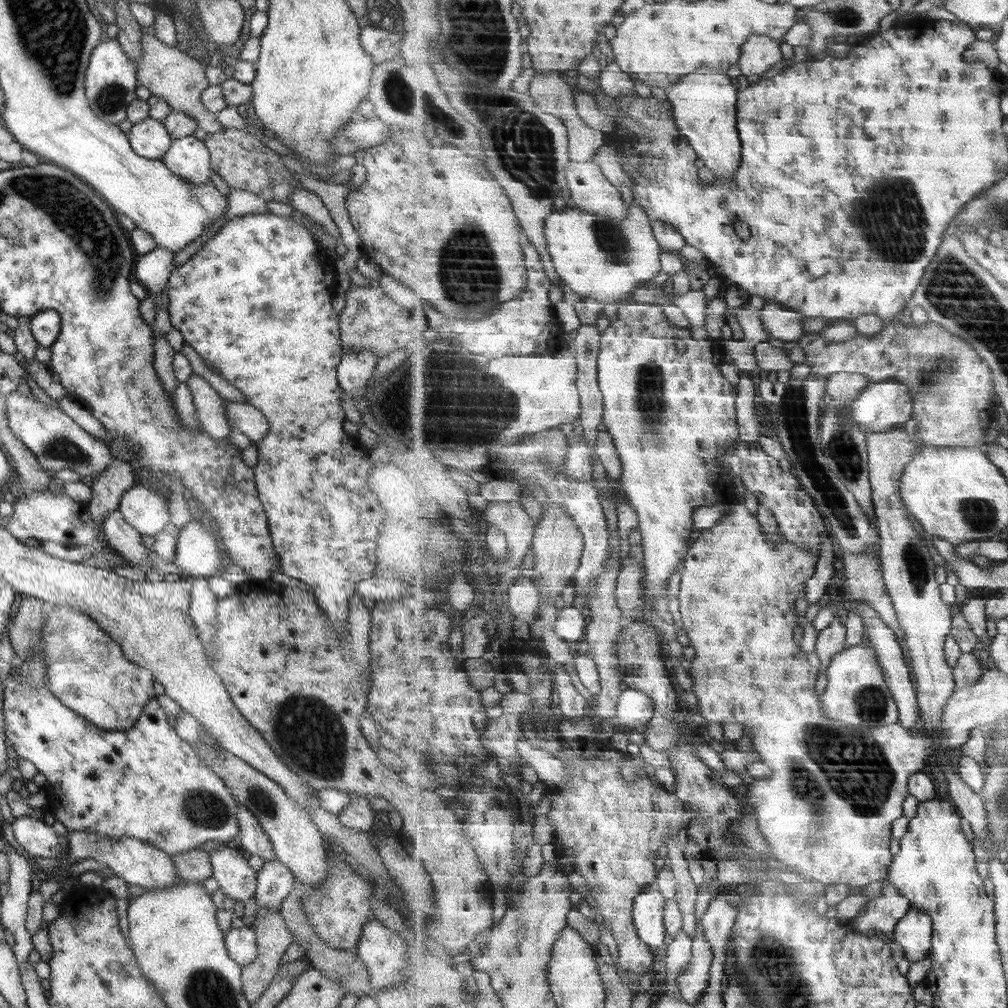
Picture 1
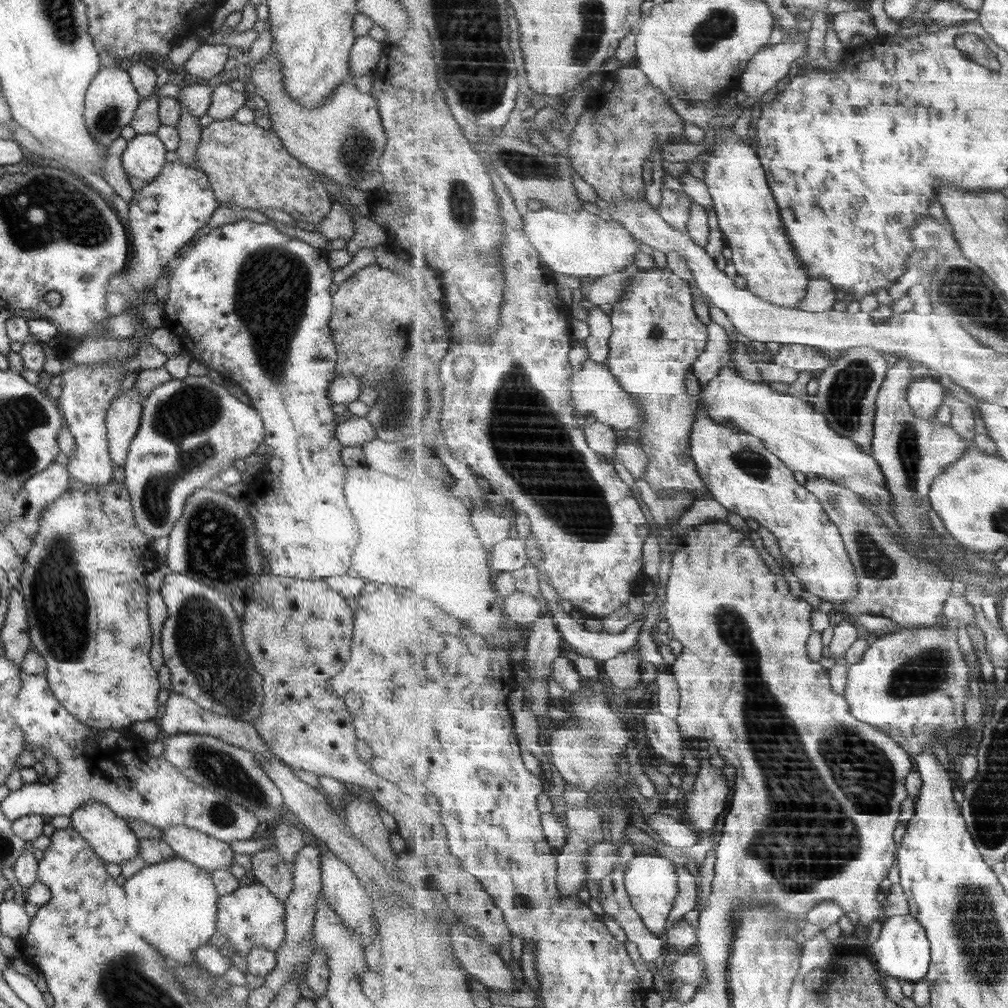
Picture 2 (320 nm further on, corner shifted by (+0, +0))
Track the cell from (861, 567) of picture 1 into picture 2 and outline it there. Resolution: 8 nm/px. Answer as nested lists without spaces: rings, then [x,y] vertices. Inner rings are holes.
[[[853,347],[836,359],[835,364],[821,372],[817,379],[819,389],[818,407],[827,417],[829,426],[836,434],[849,438],[859,448],[873,456],[873,436],[880,388],[890,369],[892,359],[880,350],[871,347]]]

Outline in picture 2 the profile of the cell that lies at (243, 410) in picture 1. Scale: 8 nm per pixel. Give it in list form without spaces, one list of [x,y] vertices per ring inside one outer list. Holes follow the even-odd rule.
[[[185,375],[180,379],[169,379],[163,384],[159,384],[147,394],[147,396],[142,400],[142,413],[140,416],[139,427],[137,428],[135,436],[129,444],[128,454],[124,463],[124,478],[123,486],[127,490],[127,496],[129,496],[129,504],[131,504],[131,510],[134,514],[134,519],[136,520],[136,525],[139,530],[148,536],[148,539],[152,543],[155,539],[160,536],[166,536],[166,534],[171,530],[175,521],[179,518],[182,513],[184,501],[193,494],[196,489],[202,488],[204,486],[208,487],[208,483],[212,478],[219,475],[221,471],[225,471],[227,468],[233,466],[235,461],[241,462],[247,456],[254,454],[253,451],[262,444],[264,438],[264,431],[262,427],[262,422],[257,411],[253,409],[250,405],[244,404],[239,401],[236,397],[229,394],[226,391],[224,384],[217,385],[209,379],[207,375],[203,376],[190,376]]]

